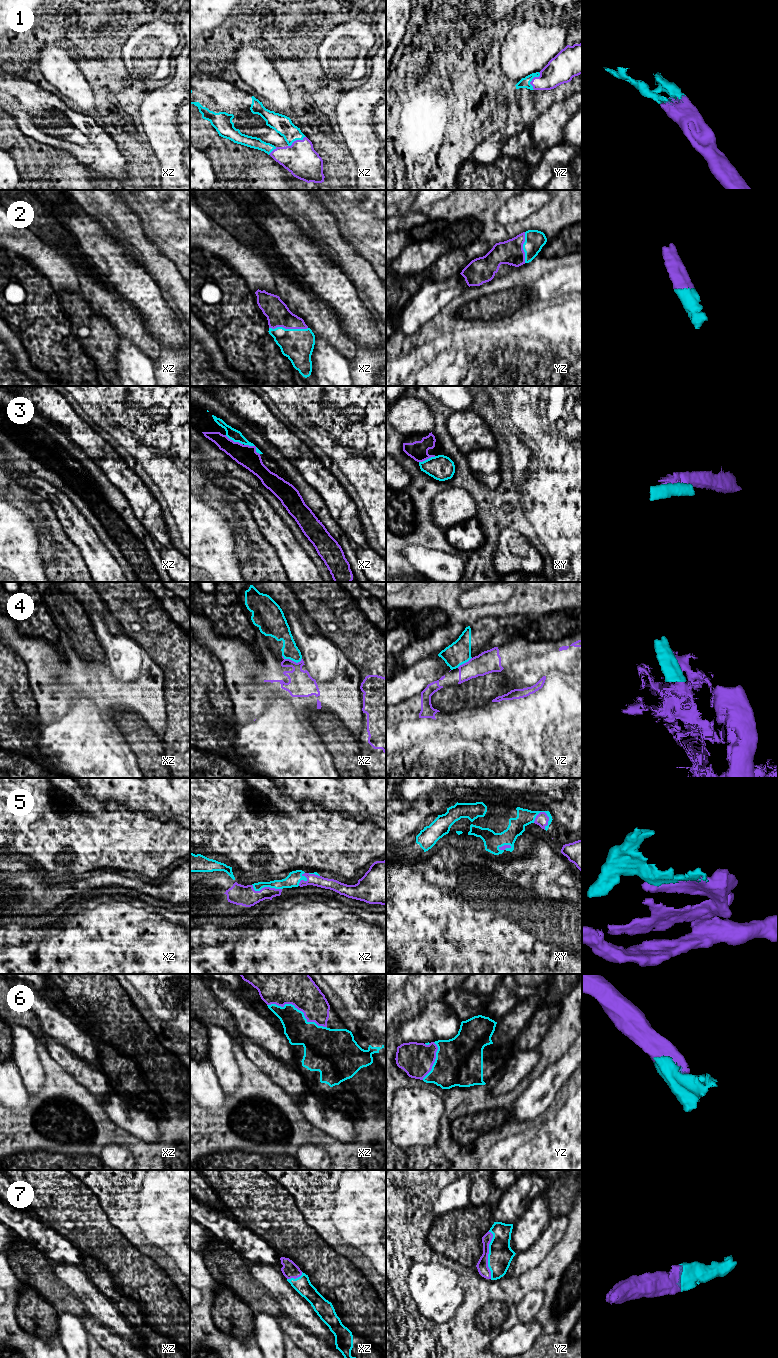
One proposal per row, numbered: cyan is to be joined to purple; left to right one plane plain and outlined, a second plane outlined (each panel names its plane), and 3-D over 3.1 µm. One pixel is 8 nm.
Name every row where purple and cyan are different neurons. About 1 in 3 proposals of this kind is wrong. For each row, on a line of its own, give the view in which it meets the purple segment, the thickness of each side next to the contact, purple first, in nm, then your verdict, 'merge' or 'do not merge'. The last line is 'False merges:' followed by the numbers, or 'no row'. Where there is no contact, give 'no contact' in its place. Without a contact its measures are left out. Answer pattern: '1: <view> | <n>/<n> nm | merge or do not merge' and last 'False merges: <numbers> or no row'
1: yz | 220/80 nm | merge
2: xz | 190/260 nm | merge
3: xz | 170/90 nm | do not merge
4: xz | 200/140 nm | do not merge
5: xy | 100/130 nm | merge
6: xz | 360/220 nm | merge
7: yz | 90/190 nm | merge
False merges: 3, 4

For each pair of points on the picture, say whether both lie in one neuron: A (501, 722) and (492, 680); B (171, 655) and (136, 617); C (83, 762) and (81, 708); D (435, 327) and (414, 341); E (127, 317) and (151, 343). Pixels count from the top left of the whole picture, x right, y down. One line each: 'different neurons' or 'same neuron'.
A: different neurons
B: same neuron
C: same neuron
D: same neuron
E: same neuron

